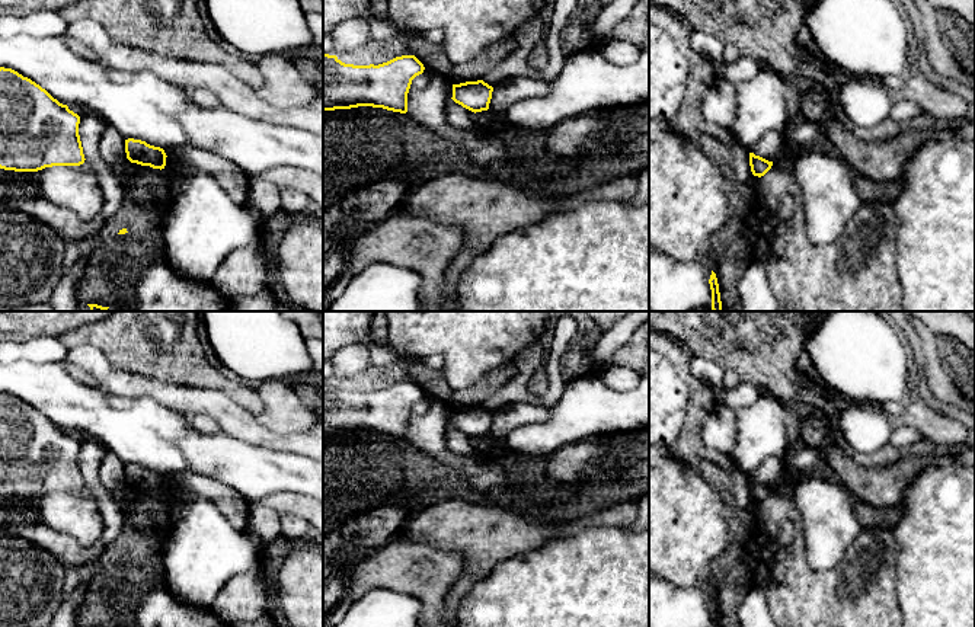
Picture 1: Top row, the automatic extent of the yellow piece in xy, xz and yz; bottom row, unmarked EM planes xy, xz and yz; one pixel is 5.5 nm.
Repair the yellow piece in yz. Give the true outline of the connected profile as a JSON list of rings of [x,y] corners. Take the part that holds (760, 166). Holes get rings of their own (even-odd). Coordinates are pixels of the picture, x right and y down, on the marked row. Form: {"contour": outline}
{"contour": [[[749,153],[749,166],[754,176],[764,176],[773,166],[773,161],[768,161],[754,153]]]}

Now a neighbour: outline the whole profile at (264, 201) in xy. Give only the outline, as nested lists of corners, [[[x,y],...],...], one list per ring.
[[[250,177],[246,207],[260,228],[269,217],[281,209],[279,186],[262,177]]]

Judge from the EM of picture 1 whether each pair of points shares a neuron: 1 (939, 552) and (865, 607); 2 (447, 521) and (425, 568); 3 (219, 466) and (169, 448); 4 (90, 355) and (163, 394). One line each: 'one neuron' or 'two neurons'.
1: two neurons
2: two neurons
3: one neuron
4: one neuron

